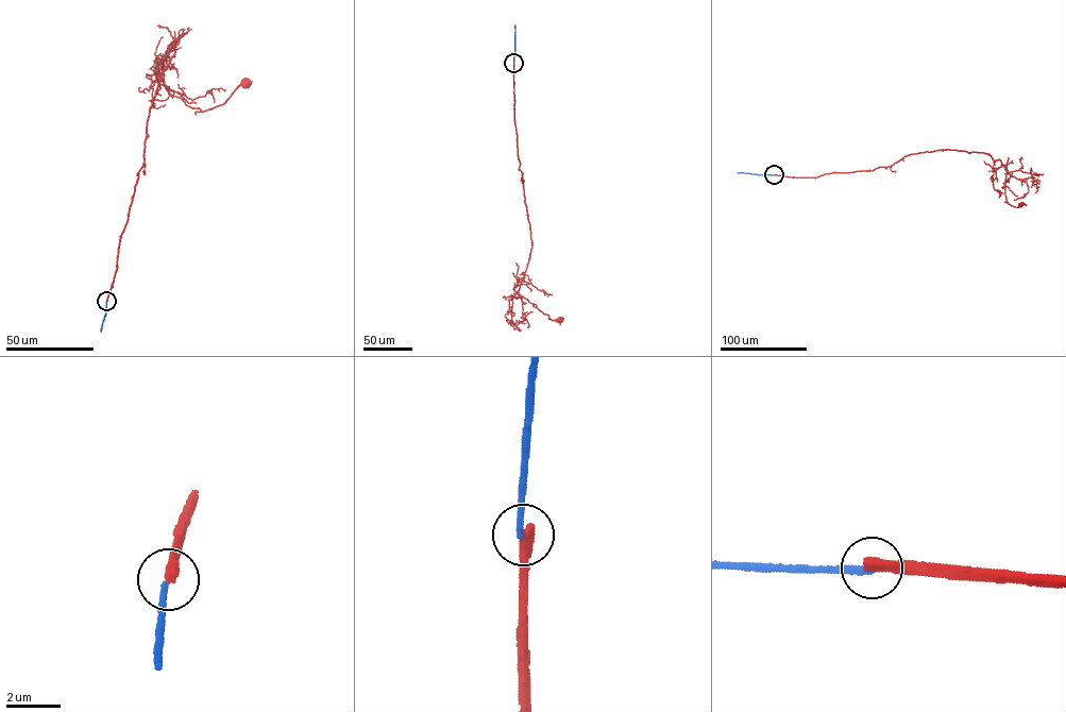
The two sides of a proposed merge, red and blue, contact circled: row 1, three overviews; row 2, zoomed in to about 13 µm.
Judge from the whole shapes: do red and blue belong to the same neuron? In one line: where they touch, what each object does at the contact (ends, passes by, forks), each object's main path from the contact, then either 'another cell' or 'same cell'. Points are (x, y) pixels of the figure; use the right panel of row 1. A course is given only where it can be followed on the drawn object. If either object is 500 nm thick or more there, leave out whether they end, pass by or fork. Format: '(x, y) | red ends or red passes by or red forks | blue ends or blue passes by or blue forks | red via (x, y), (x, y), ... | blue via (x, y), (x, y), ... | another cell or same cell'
(774, 174) | red ends | blue ends | red via (774, 174), (870, 171), (940, 150), (984, 153), (1005, 169), (1007, 202), (1020, 204) | blue via (774, 174), (738, 172) | another cell

